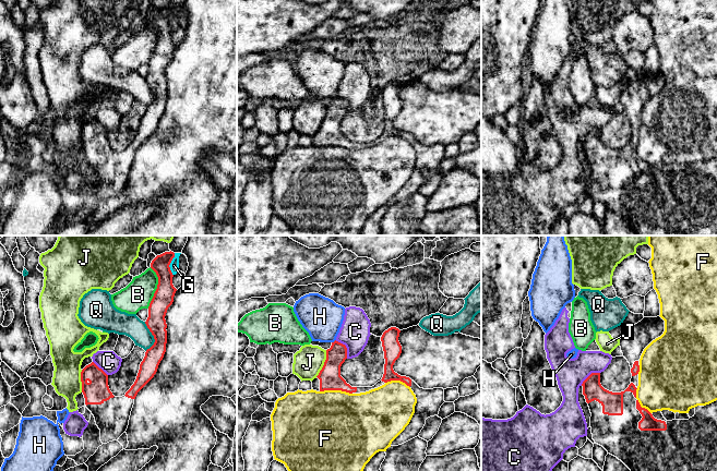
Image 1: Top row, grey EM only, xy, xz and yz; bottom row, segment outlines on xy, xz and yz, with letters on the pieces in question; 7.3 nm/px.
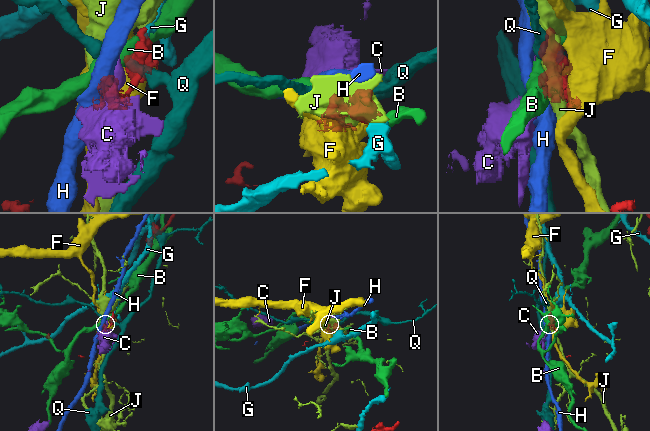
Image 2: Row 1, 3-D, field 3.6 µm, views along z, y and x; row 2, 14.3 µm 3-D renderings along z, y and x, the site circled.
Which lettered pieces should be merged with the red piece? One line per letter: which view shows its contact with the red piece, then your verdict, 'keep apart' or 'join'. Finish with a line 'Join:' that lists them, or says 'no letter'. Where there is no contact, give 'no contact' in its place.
B: xy | keep apart
C: xz | keep apart
F: xz | keep apart
G: xy | keep apart
H: xz | keep apart
J: xz | keep apart
Q: xy | keep apart
Join: no letter

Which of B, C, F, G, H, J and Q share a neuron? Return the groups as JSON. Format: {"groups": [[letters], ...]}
{"groups": [["B"], ["C"], ["F"], ["G"], ["H"], ["J"], ["Q"]]}

